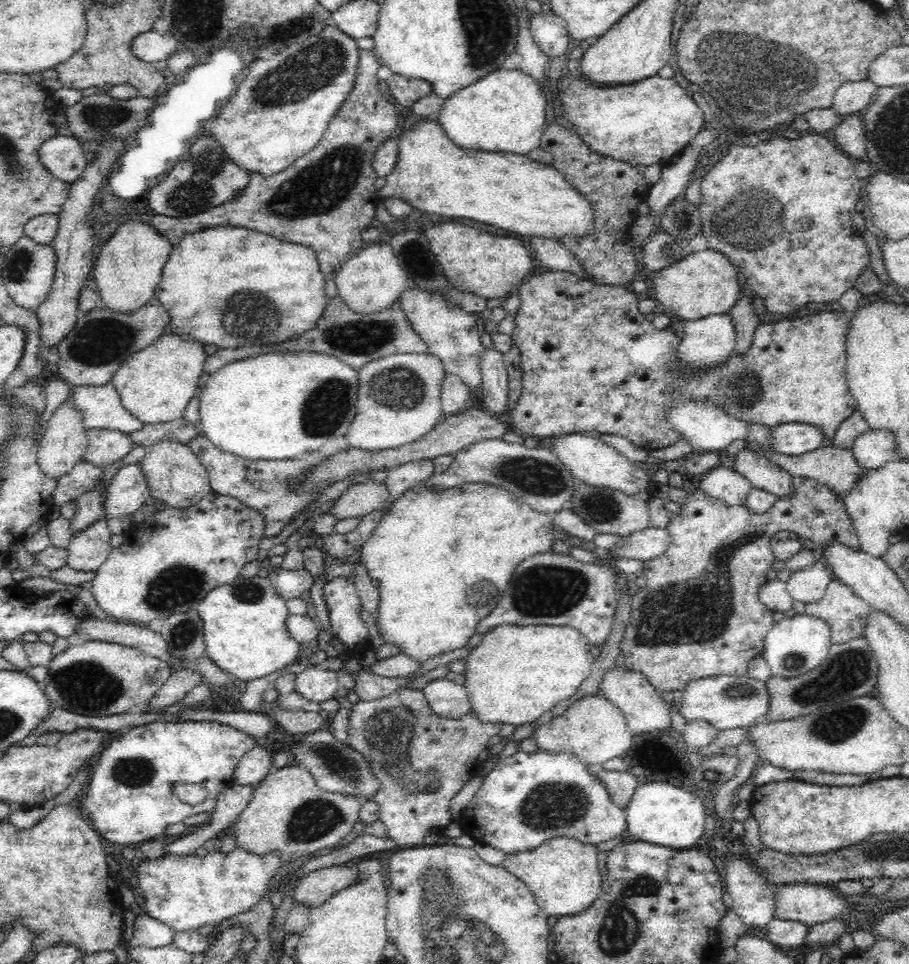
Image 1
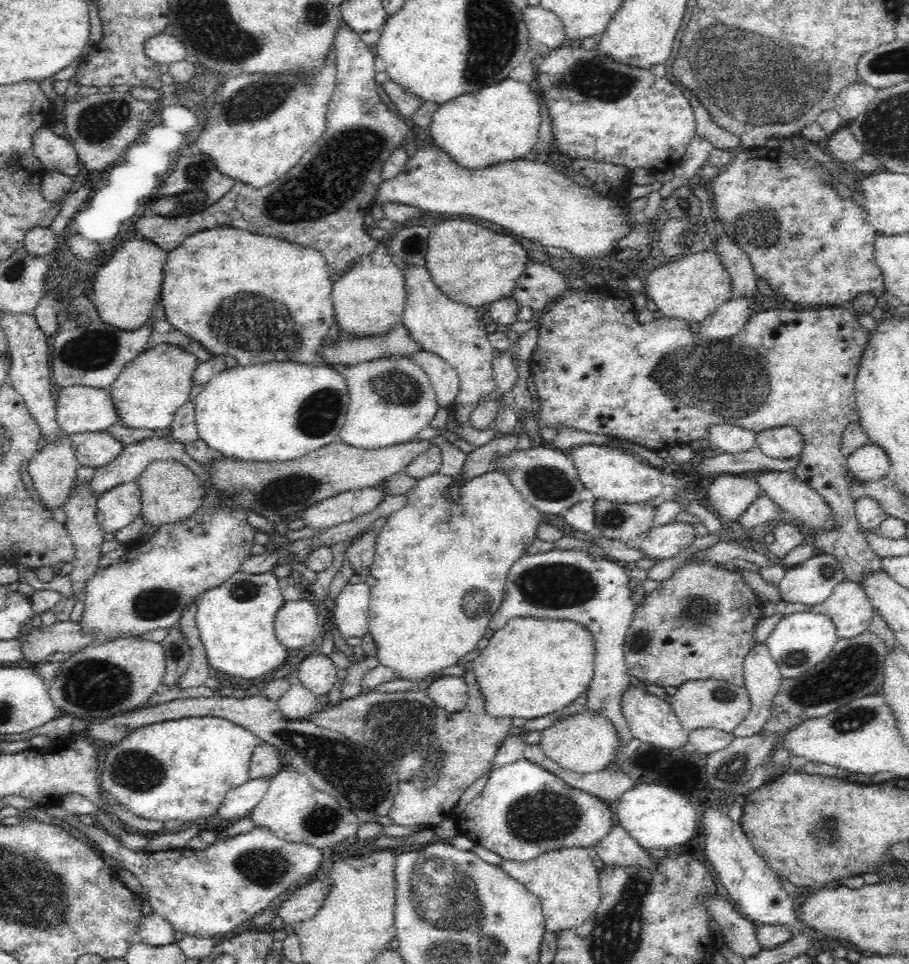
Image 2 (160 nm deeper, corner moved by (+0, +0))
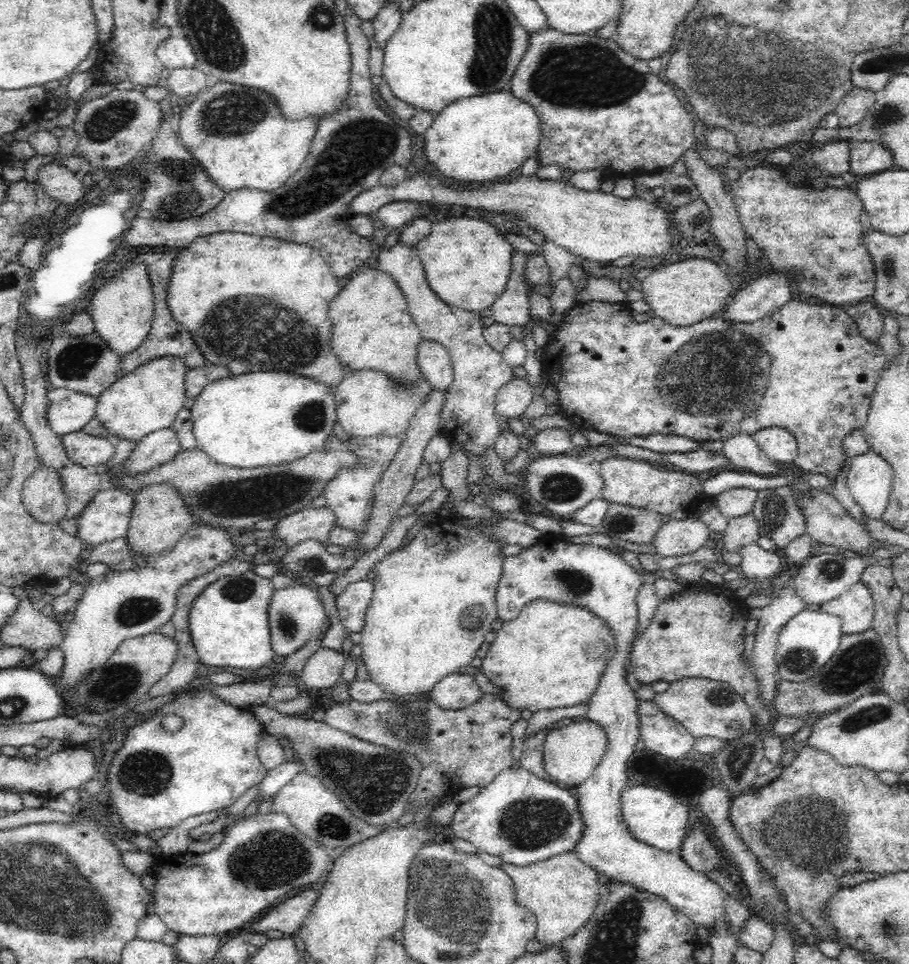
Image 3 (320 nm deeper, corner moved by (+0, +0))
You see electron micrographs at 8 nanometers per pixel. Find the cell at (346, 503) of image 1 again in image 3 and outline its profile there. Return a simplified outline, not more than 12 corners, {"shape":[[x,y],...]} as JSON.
{"shape":[[308,507],[280,518],[271,532],[288,547],[308,539],[326,545],[330,509]]}

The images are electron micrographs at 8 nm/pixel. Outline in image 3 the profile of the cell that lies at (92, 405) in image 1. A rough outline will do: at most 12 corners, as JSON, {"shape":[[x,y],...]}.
{"shape":[[49,386],[46,421],[60,436],[94,417],[92,396]]}

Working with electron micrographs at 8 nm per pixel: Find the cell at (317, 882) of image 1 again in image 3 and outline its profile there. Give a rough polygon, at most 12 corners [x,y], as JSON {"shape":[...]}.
{"shape":[[306,889],[276,905],[248,927],[296,933],[318,892]]}

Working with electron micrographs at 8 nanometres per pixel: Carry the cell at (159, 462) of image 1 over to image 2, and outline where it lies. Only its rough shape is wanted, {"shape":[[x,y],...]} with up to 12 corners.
{"shape":[[152,461],[136,480],[145,527],[178,523],[202,506],[199,478]]}

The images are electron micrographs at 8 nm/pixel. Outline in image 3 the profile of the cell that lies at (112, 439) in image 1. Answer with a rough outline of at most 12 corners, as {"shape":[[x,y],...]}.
{"shape":[[83,430],[62,435],[68,458],[85,469],[110,461],[112,441]]}

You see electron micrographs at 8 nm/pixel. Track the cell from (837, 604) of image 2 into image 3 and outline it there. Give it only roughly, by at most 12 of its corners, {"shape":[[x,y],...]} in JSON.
{"shape":[[859,580],[820,610],[846,635],[870,630],[875,606]]}

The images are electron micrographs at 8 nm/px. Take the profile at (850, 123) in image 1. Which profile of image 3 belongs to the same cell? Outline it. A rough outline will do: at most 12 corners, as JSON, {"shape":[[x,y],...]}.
{"shape":[[848,141],[818,145],[812,162],[818,172],[849,172]]}

